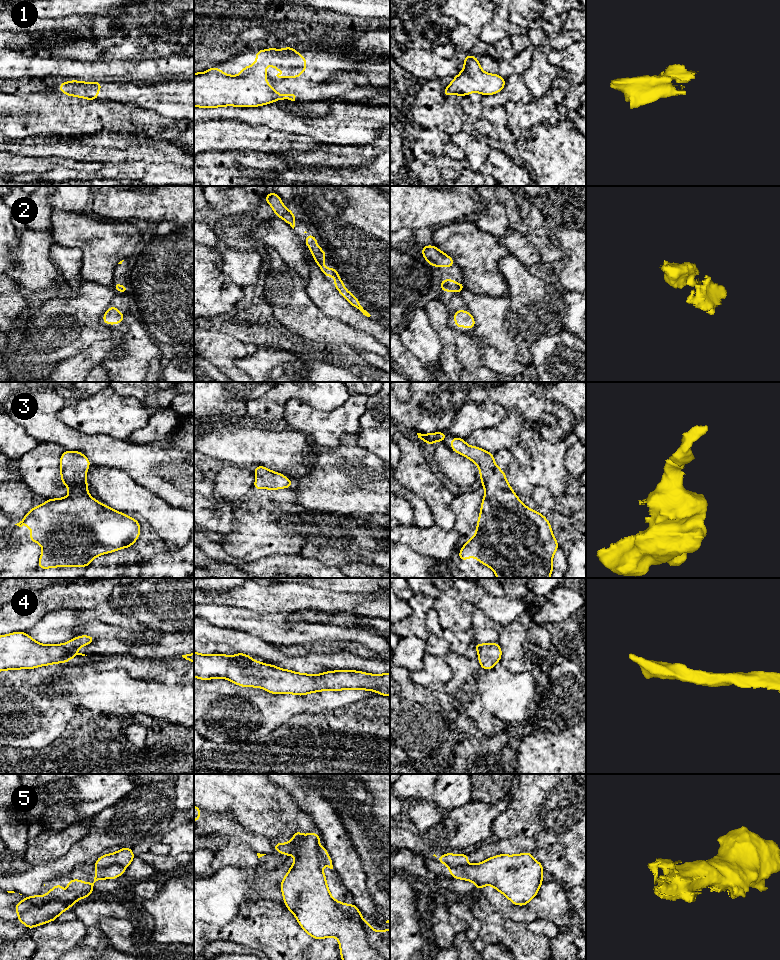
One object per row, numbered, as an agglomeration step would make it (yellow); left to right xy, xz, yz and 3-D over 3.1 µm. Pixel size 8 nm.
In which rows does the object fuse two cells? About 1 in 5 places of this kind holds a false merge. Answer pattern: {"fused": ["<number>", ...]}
{"fused": ["5"]}

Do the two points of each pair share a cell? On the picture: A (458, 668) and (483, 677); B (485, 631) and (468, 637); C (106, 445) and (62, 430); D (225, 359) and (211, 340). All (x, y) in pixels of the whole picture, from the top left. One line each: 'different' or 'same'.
A: different
B: different
C: same
D: same

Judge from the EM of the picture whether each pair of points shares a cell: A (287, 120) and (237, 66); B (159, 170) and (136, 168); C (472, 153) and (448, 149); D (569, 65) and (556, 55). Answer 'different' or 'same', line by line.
A: different
B: same
C: different
D: same

